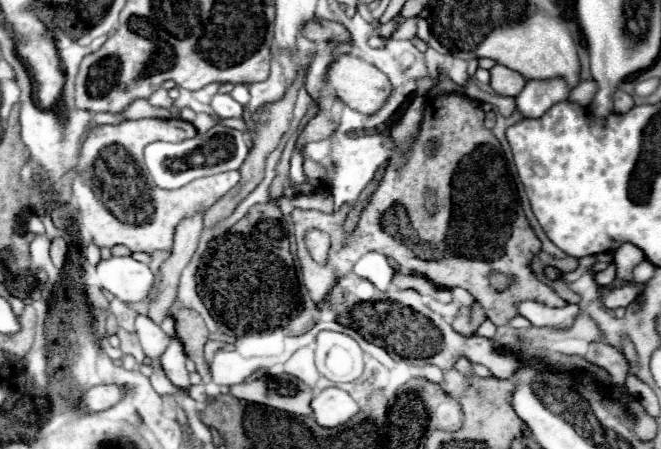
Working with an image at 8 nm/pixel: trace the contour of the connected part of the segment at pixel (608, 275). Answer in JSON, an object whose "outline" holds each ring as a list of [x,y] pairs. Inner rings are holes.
{"outline":[[[612,262],[612,264],[608,264],[608,268],[606,268],[606,270],[602,270],[602,272],[598,272],[598,276],[596,276],[596,282],[598,282],[598,284],[602,284],[602,286],[612,284],[614,280],[616,280],[616,266],[614,266],[614,262]]]}

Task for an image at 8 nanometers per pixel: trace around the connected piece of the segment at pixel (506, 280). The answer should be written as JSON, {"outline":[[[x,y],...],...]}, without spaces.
{"outline":[[[492,272],[492,274],[490,274],[490,284],[492,284],[494,290],[502,292],[502,290],[506,290],[506,288],[512,284],[512,278],[510,278],[510,276],[504,276],[504,274],[500,274],[500,272]]]}

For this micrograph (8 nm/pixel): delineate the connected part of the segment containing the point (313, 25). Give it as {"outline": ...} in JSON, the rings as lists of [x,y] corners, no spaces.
{"outline":[[[312,20],[310,24],[306,24],[304,32],[302,32],[308,40],[312,42],[338,42],[338,44],[346,44],[352,42],[350,32],[338,24],[338,22],[326,22],[326,20]]]}

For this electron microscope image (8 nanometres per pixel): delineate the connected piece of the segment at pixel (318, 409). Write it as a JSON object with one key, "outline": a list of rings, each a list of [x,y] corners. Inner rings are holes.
{"outline":[[[326,388],[312,400],[312,410],[320,426],[334,428],[348,422],[360,410],[360,406],[358,402],[354,406],[354,398],[348,392],[340,388]]]}

